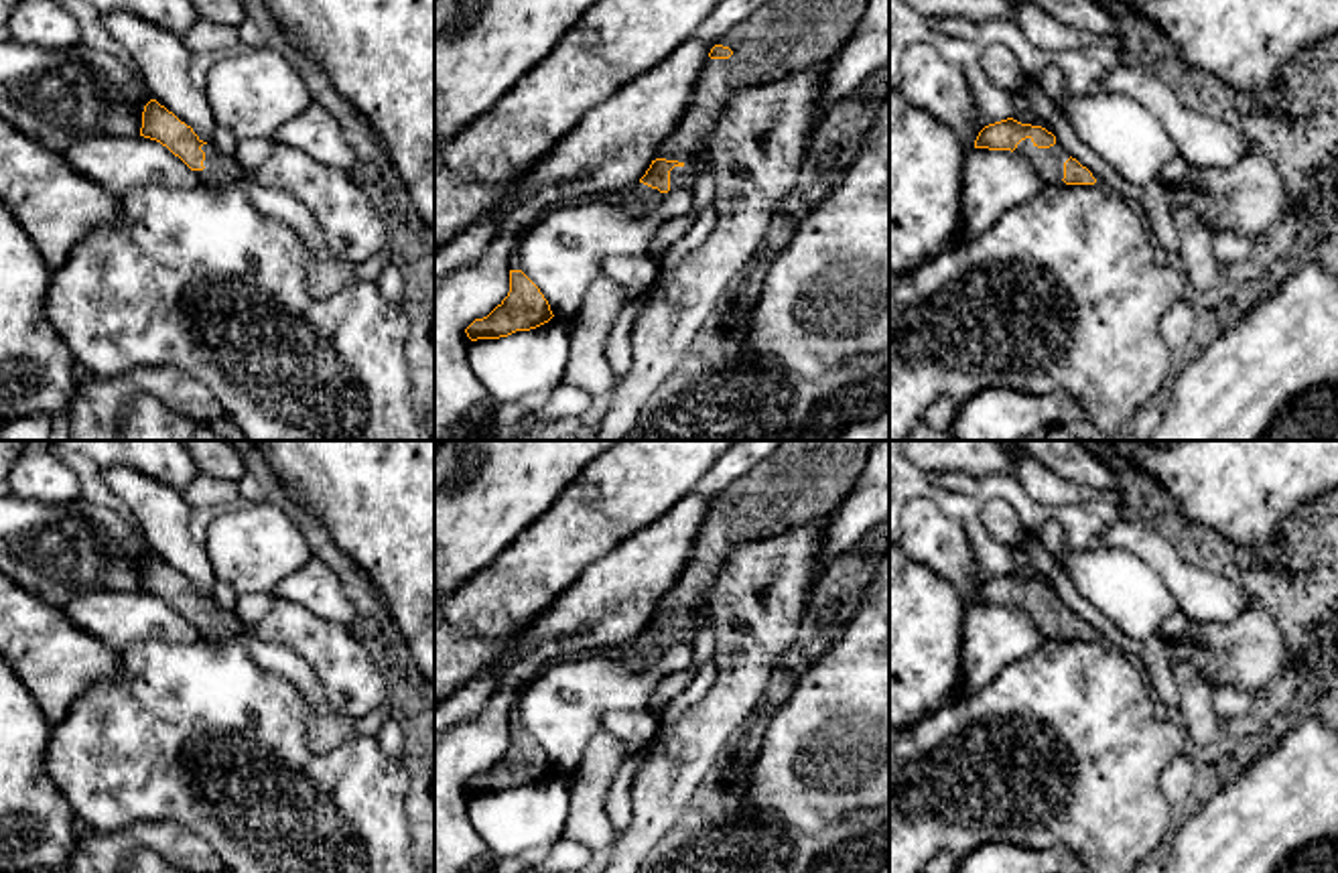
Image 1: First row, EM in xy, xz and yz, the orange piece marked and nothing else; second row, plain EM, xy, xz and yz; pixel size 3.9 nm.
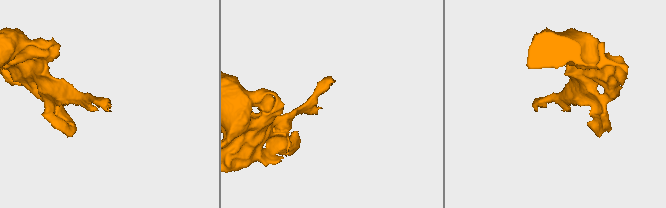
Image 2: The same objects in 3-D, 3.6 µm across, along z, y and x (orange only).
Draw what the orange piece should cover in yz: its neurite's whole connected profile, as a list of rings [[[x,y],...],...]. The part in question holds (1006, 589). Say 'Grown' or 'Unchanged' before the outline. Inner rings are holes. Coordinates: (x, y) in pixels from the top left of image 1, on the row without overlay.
Grown. [[[1013,573],[985,581],[975,603],[1011,605],[1025,611],[1048,640],[1094,640],[1092,627],[1072,613],[1052,587]]]

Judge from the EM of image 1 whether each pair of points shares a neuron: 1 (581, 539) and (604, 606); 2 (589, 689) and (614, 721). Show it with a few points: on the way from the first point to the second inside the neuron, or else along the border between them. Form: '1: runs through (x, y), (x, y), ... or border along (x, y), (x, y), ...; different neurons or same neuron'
1: border along (630, 536), (595, 559), (559, 599); different neurons
2: border along (646, 707), (606, 713), (599, 727); different neurons

